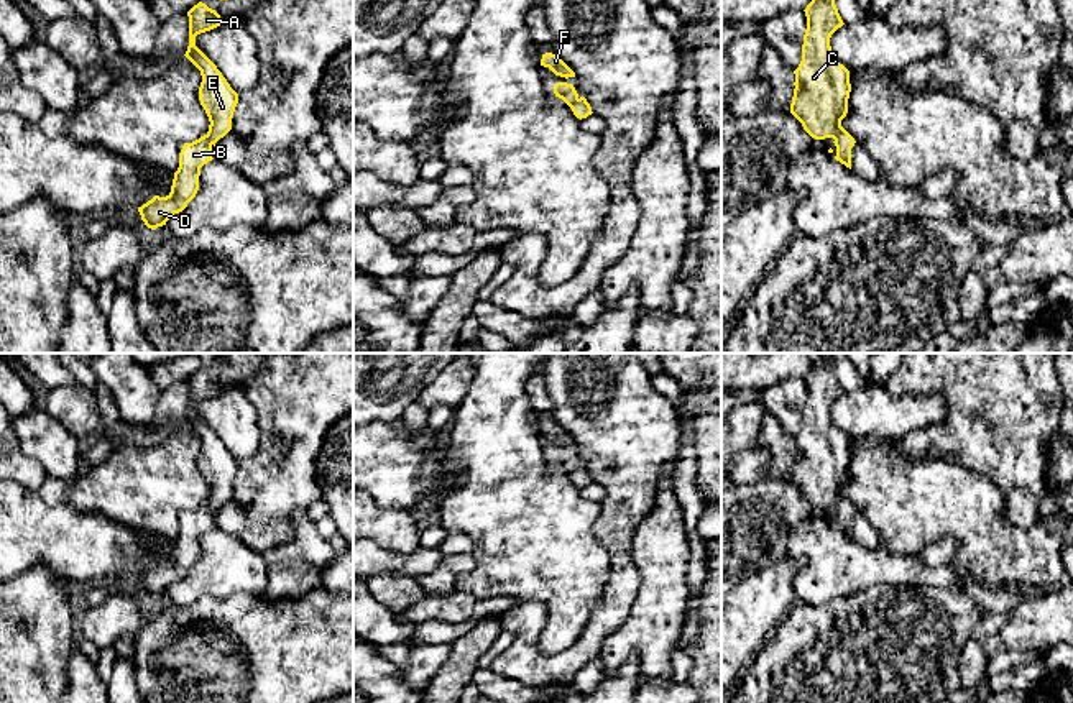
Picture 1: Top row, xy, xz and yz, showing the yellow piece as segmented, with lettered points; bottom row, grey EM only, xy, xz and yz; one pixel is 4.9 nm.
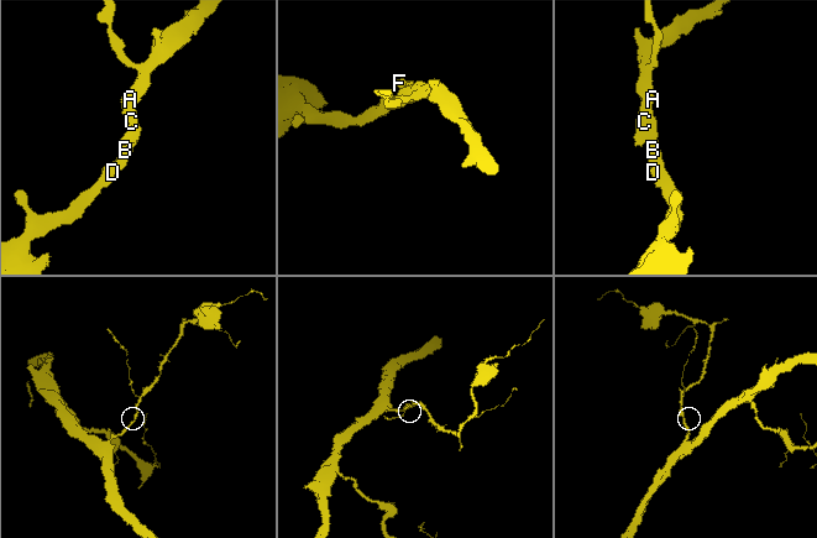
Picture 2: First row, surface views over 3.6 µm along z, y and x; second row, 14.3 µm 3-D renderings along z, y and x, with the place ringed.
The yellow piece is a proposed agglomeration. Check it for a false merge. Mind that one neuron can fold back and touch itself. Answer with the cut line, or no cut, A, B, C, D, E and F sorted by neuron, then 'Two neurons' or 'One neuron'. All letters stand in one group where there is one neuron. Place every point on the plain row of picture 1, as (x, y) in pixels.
No split. Groups: A B C D E F. One neuron

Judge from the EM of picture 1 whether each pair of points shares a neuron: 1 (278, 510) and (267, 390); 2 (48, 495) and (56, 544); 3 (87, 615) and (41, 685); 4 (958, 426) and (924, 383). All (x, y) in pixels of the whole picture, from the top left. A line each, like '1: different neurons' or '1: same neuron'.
1: same neuron
2: different neurons
3: different neurons
4: same neuron

